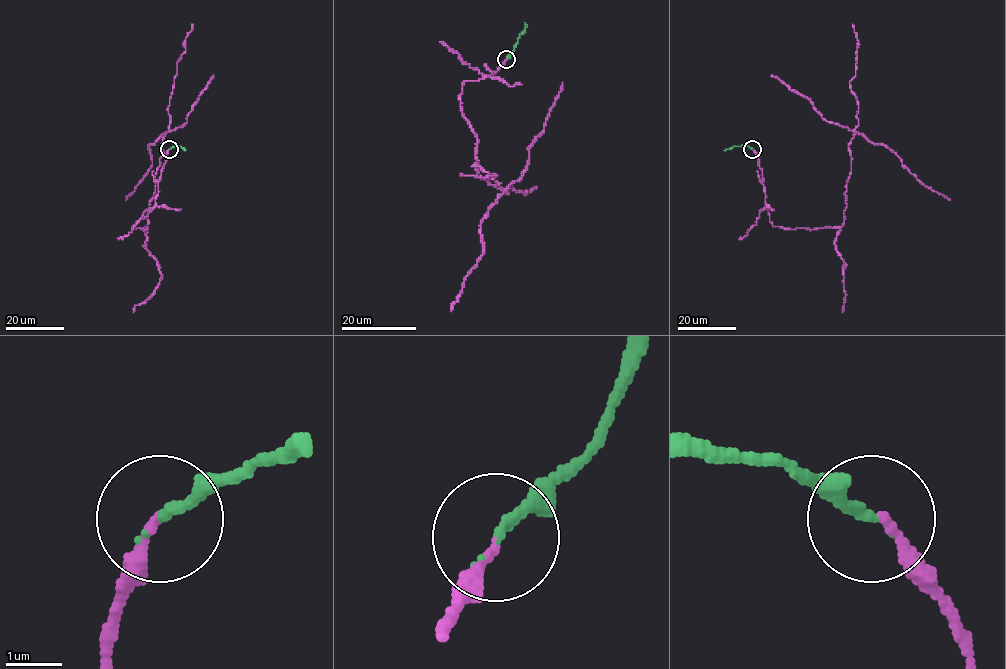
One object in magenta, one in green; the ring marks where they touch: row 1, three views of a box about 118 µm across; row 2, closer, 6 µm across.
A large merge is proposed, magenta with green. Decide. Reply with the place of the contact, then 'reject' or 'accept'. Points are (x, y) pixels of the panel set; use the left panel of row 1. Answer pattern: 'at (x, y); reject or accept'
at (169, 149); reject

